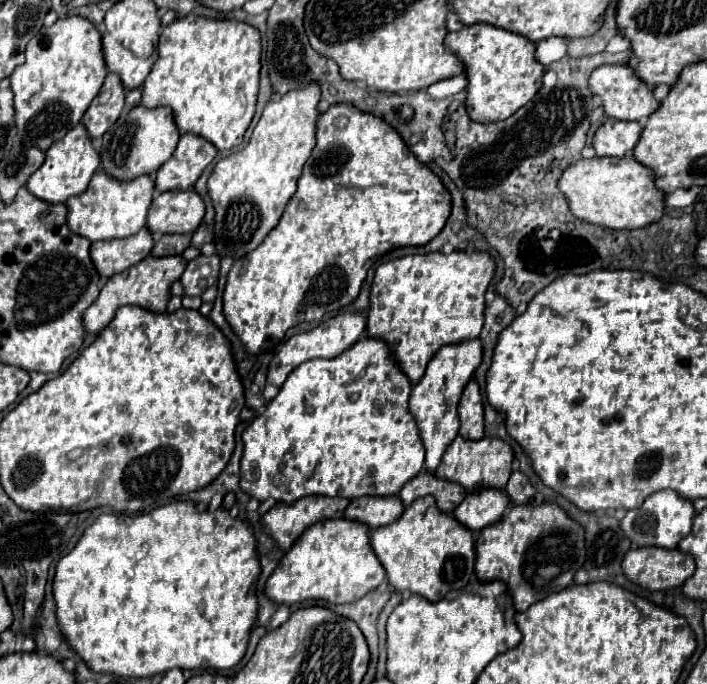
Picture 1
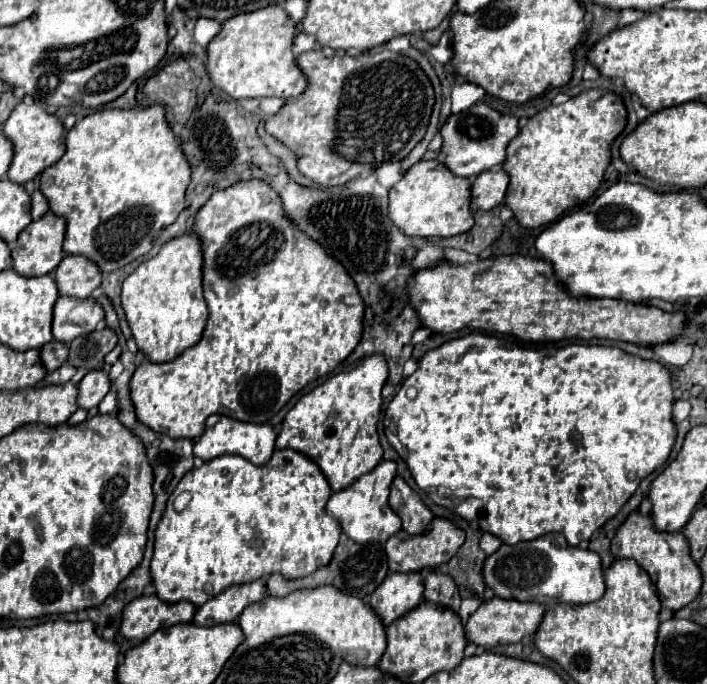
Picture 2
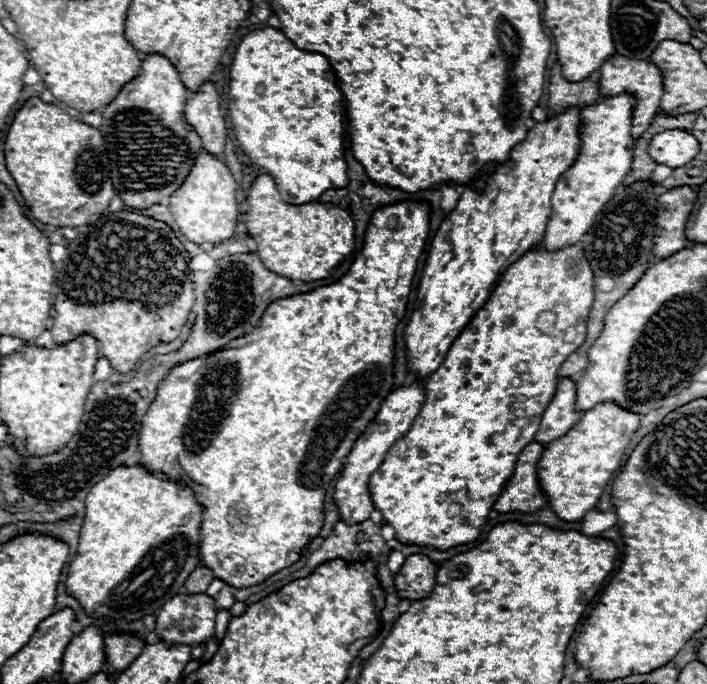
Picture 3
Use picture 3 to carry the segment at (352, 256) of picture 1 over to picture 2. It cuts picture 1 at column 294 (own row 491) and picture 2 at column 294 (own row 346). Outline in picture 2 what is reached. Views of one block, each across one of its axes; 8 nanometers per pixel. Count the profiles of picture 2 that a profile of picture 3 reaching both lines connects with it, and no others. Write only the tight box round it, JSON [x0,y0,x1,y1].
[130,178,364,440]

